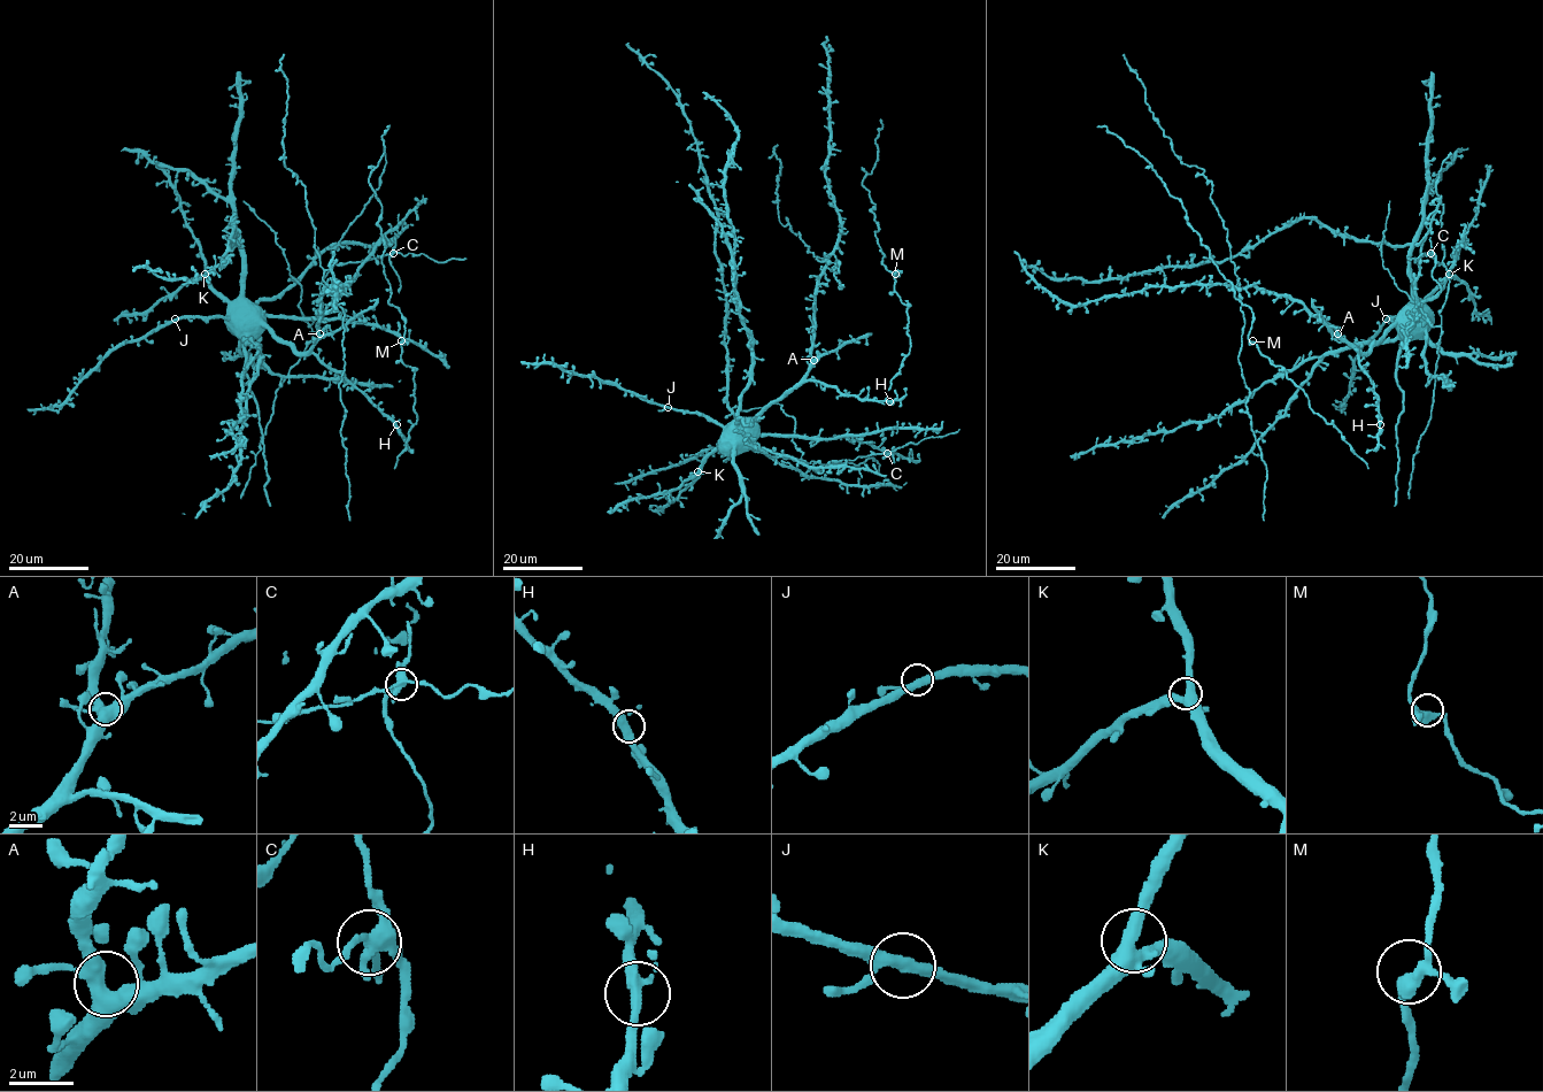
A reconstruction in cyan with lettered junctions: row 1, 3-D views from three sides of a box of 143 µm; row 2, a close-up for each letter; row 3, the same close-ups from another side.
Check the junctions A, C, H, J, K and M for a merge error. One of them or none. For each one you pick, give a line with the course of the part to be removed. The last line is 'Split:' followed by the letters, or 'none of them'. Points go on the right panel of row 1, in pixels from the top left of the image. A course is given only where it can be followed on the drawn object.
C: Course of the part to remove: (1432, 252), (1435, 256), (1432, 275), (1440, 292)
Split: C

